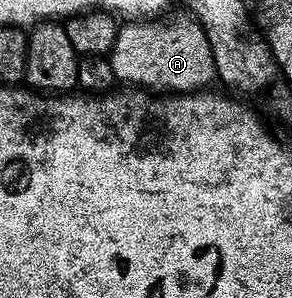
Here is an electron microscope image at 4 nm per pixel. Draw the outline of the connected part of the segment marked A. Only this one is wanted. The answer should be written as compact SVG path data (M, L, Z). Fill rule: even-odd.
M189 18L169 20L166 24L157 23L161 22L125 22L118 27L113 48L107 57L117 81L154 94L180 94L208 89L212 85L209 83L217 80L217 67L211 54L209 39L201 25Z

